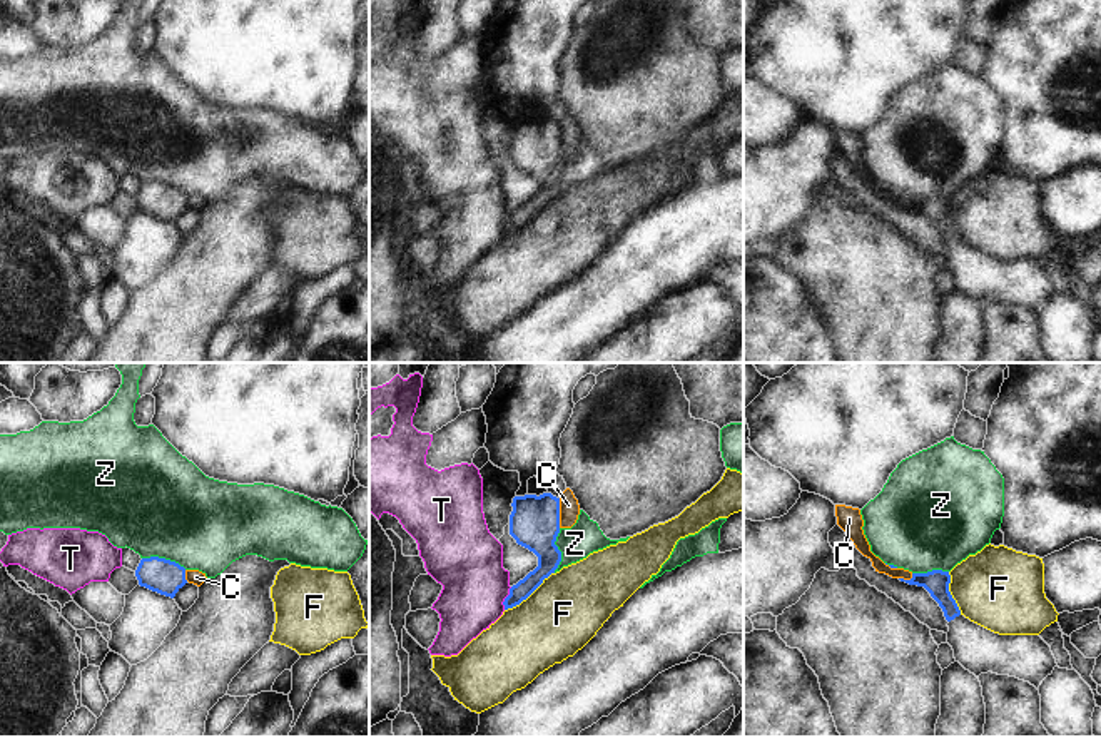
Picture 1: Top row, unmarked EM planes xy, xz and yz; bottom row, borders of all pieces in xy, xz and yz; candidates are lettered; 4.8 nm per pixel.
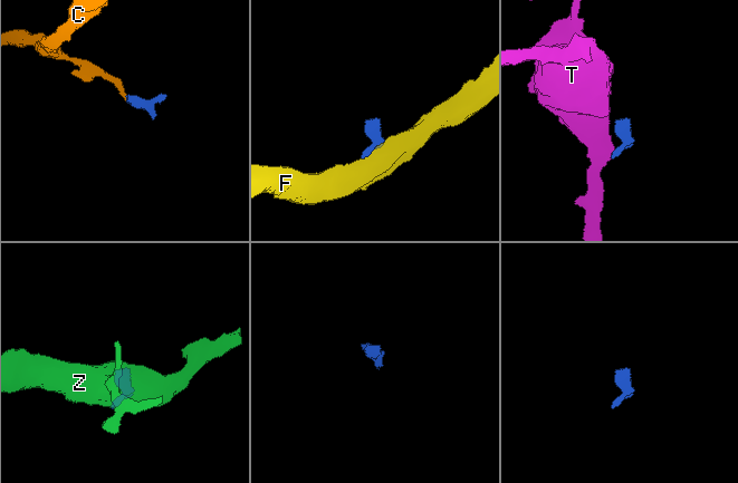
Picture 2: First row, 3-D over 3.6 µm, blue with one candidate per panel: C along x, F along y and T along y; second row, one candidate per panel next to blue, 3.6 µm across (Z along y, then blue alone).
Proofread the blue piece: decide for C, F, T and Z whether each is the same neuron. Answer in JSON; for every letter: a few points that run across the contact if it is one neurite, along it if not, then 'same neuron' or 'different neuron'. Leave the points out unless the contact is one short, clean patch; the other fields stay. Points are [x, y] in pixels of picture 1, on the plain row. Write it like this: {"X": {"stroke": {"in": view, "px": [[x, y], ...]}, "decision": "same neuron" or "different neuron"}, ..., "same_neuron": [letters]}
{"C": {"decision": "different neuron"}, "F": {"stroke": {"in": "xz", "px": [[553, 198], [525, 224], [505, 236]]}, "decision": "different neuron"}, "T": {"stroke": {"in": "xz", "px": [[512, 213], [503, 234]]}, "decision": "different neuron"}, "Z": {"decision": "different neuron"}, "same_neuron": []}

